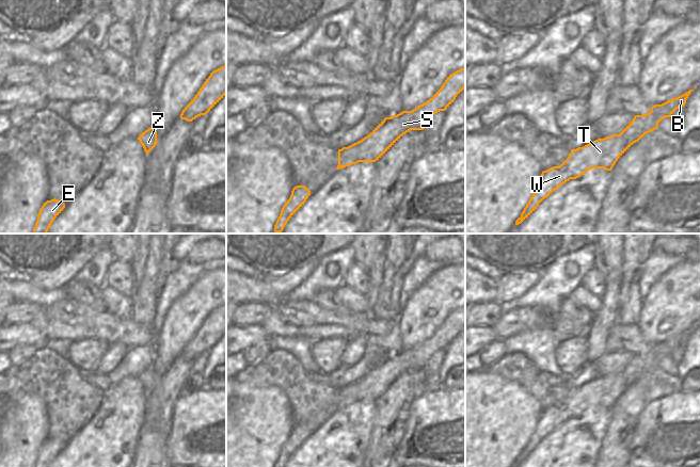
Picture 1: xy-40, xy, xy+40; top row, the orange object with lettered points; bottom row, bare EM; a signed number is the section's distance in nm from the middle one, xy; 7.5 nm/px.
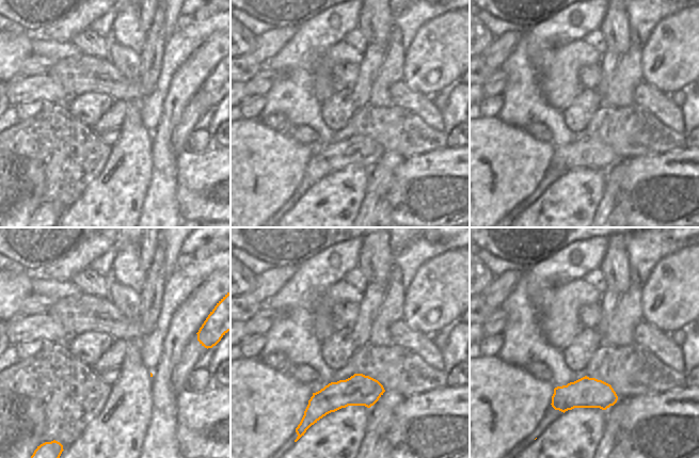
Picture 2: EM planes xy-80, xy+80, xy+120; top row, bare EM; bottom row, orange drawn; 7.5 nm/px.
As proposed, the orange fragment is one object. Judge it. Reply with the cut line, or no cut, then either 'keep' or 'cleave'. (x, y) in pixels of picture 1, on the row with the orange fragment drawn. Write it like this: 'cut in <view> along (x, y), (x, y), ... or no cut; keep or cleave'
no cut; keep

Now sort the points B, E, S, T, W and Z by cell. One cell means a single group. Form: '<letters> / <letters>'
B E S T W Z

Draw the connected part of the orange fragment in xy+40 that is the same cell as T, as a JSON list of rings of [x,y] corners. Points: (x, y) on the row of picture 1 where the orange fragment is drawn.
[[[689,90],[685,94],[672,98],[662,104],[655,104],[651,108],[650,112],[645,115],[635,115],[633,120],[619,133],[606,136],[604,139],[598,139],[583,147],[571,149],[569,157],[559,165],[553,166],[546,171],[543,171],[539,182],[535,189],[535,193],[530,197],[528,204],[524,208],[521,216],[515,221],[515,225],[521,224],[526,218],[528,218],[539,206],[539,204],[550,196],[555,190],[560,188],[563,183],[570,179],[576,179],[584,175],[591,168],[604,168],[611,171],[618,159],[636,142],[638,142],[645,134],[658,128],[658,123],[666,118],[671,117],[671,114],[679,108],[684,107],[686,99],[690,95],[693,90]]]

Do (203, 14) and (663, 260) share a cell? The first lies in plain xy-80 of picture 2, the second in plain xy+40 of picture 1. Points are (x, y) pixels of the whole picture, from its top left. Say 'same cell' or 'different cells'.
different cells

